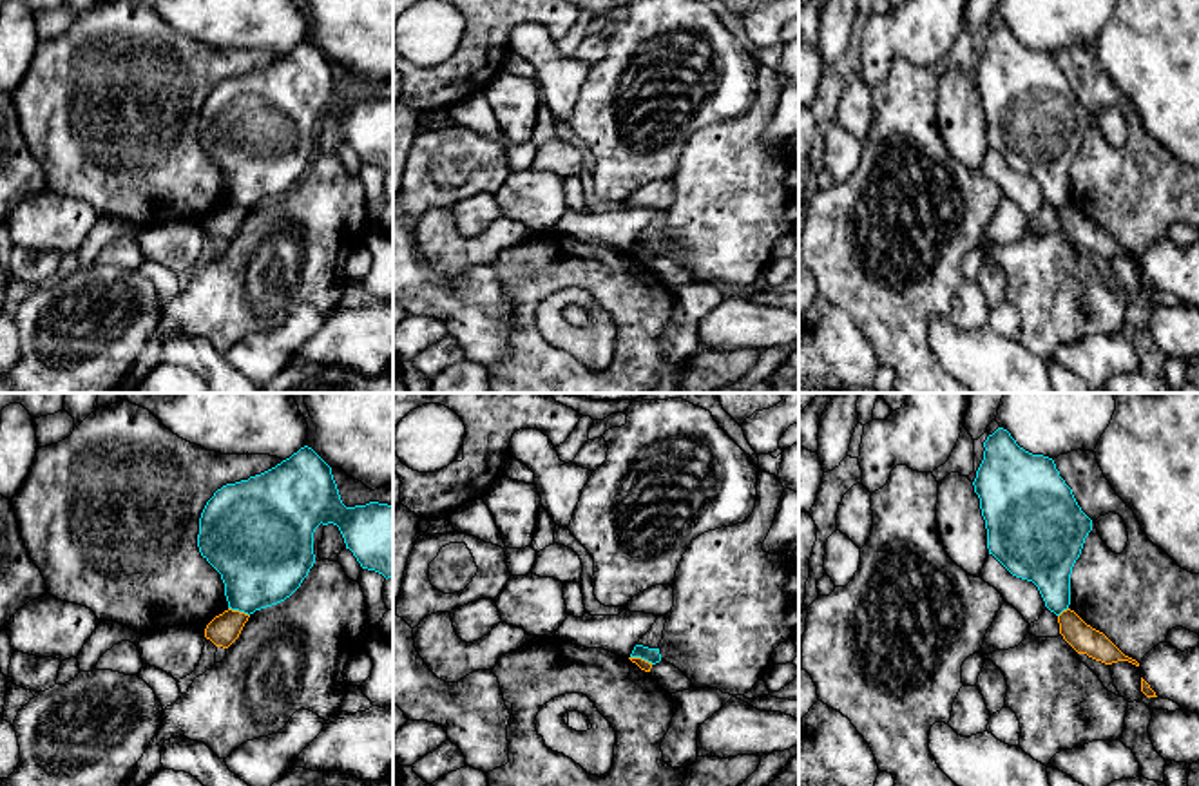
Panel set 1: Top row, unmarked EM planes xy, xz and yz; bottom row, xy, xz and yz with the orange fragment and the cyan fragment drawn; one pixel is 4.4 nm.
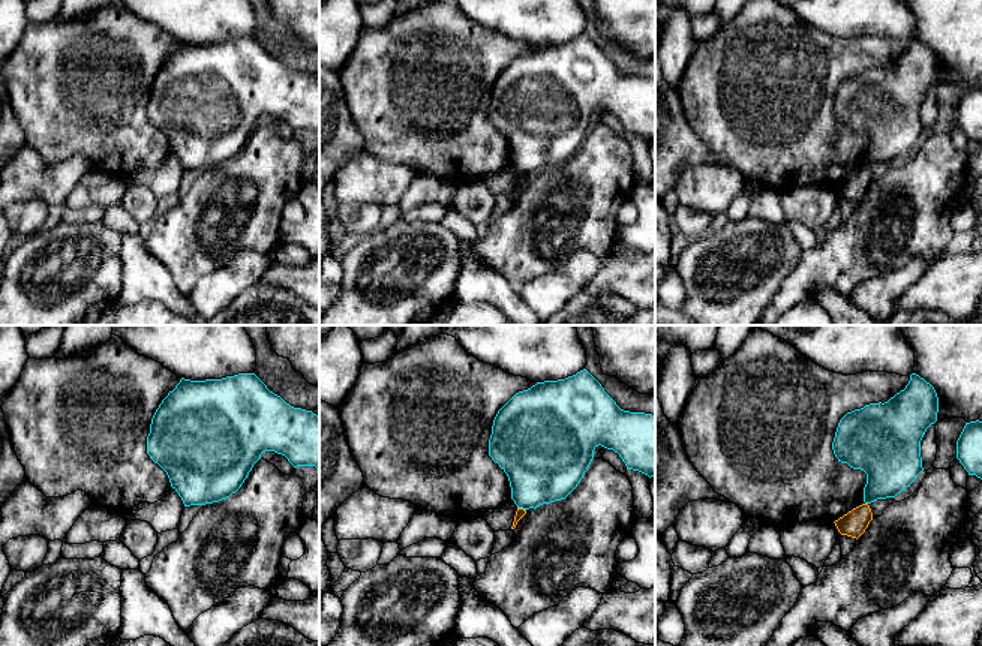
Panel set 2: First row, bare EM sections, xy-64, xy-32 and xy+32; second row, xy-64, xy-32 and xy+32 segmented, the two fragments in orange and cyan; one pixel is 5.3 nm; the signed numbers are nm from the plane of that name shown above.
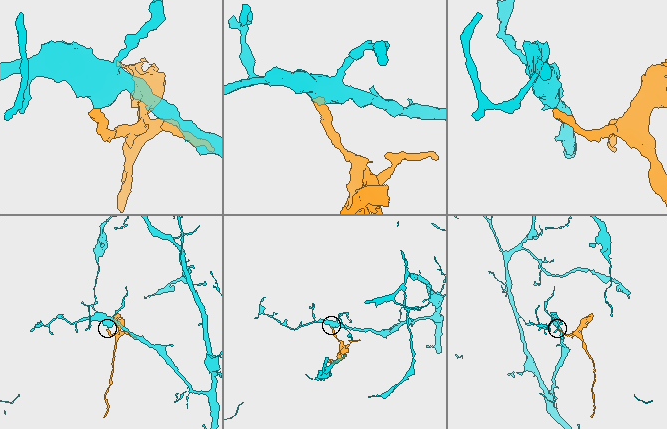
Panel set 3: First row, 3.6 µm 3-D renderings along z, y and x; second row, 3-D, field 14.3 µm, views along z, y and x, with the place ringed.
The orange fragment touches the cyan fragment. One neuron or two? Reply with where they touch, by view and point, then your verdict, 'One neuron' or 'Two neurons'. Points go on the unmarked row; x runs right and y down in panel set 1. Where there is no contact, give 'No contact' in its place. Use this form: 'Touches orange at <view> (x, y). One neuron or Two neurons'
Touches orange at xy (239, 207). Two neurons

